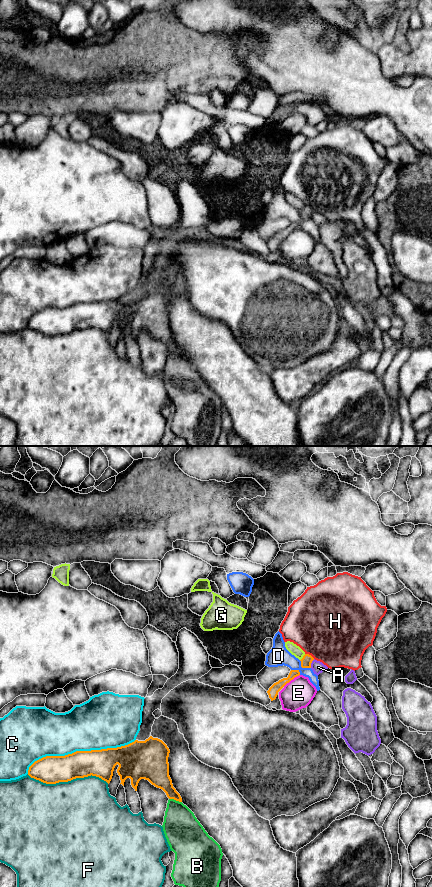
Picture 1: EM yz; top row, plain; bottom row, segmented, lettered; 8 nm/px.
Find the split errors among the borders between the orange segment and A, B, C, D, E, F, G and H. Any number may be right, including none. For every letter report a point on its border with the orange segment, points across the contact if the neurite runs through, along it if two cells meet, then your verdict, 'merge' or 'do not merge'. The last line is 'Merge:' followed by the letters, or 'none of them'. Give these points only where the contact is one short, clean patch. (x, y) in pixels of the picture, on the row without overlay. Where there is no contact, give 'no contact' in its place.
A: yz (311, 214) | do not merge
B: yz (175, 351) | do not merge
C: yz (79, 303) | do not merge
D: yz (303, 219) | along yz (299, 212), (302, 219), (310, 220) | do not merge
E: yz (291, 231) | along yz (299, 226), (283, 238) | do not merge
F: yz (68, 332) | do not merge
G: yz (303, 209) | along yz (305, 206), (300, 212) | do not merge
H: yz (310, 207) | do not merge
Merge: none of them

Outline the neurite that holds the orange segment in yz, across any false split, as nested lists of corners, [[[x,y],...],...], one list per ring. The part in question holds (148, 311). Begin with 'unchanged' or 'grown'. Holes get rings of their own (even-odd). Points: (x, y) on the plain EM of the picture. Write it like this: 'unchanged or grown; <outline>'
unchanged; [[[150,288],[145,293],[91,303],[76,303],[65,308],[46,308],[35,313],[28,322],[31,330],[46,336],[68,334],[76,330],[96,328],[110,335],[115,318],[123,338],[127,330],[137,343],[141,331],[162,341],[169,351],[182,354],[169,328],[170,302],[158,290]]]

